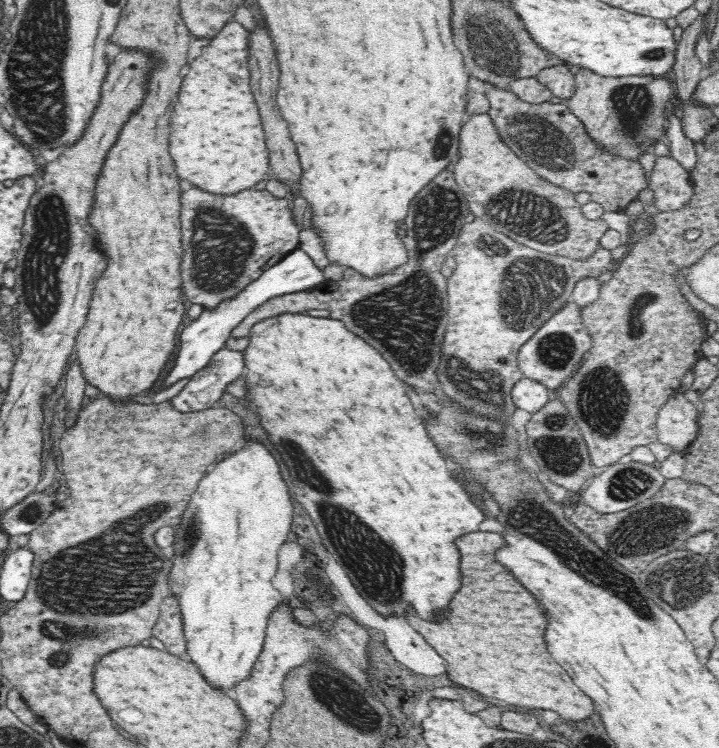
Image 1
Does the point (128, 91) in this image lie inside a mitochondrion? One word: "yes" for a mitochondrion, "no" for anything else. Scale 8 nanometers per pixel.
no

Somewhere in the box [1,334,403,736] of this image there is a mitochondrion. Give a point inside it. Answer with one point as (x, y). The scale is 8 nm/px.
(117, 568)

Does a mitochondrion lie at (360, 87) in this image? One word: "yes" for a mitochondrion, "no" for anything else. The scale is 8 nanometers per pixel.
no

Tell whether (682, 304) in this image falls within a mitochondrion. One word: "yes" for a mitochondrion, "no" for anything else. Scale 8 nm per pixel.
no

